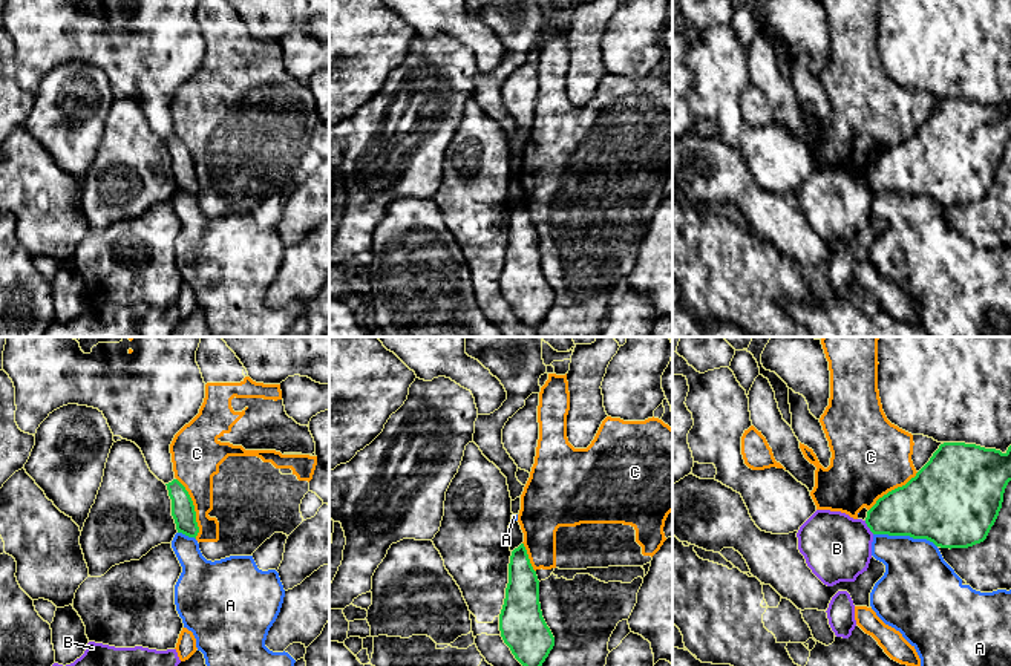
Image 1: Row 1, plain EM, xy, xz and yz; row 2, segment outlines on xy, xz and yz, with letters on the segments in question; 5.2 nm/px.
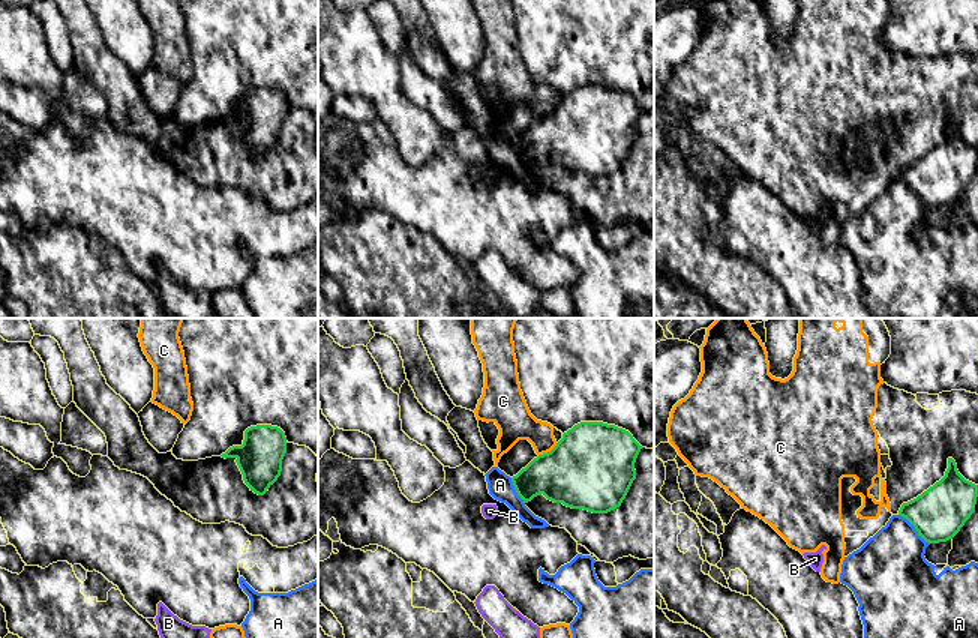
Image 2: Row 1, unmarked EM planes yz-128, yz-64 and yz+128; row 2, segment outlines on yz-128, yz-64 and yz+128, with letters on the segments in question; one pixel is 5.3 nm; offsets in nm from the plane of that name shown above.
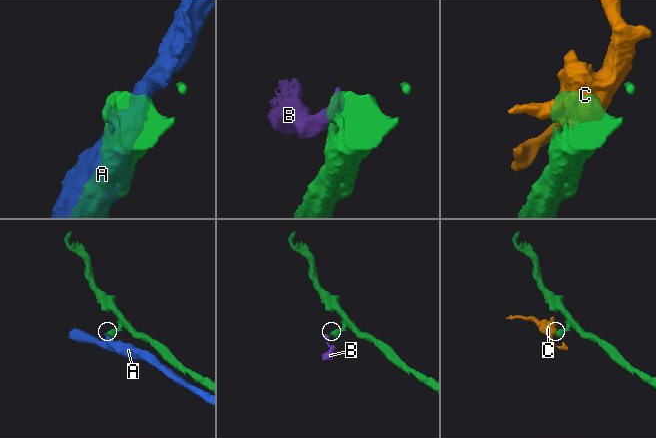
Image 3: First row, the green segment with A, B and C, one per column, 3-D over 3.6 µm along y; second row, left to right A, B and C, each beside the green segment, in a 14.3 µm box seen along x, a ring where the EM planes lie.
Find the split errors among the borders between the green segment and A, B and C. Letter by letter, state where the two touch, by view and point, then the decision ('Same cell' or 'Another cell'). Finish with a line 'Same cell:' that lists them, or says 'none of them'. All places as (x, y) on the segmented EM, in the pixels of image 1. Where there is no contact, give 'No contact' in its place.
A: Touches green at yz (906, 535). Another cell
B: Touches green at yz (867, 525). Another cell
C: Touches green at xy (193, 509). Another cell
Same cell: none of them

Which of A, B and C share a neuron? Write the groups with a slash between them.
A / B / C

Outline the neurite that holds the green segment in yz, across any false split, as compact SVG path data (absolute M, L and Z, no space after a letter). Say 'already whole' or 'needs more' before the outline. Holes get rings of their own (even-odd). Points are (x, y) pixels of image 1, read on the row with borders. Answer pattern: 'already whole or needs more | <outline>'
already whole | M944 442L905 485L876 501L865 524L873 534L927 539L941 548L968 548L986 539L1011 481L1011 446L1005 453L976 444Z

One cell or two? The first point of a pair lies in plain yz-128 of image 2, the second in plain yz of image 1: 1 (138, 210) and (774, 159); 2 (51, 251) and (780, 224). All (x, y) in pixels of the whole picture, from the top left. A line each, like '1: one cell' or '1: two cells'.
1: two cells
2: two cells

